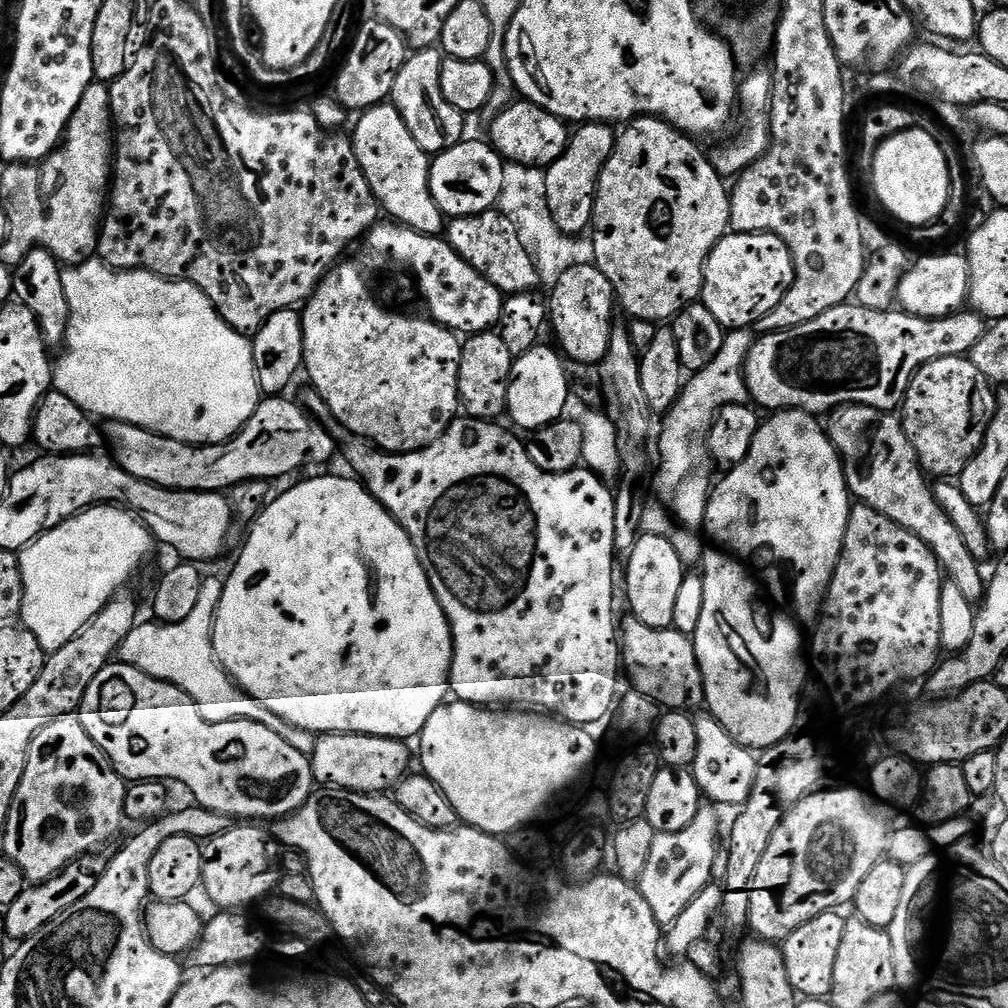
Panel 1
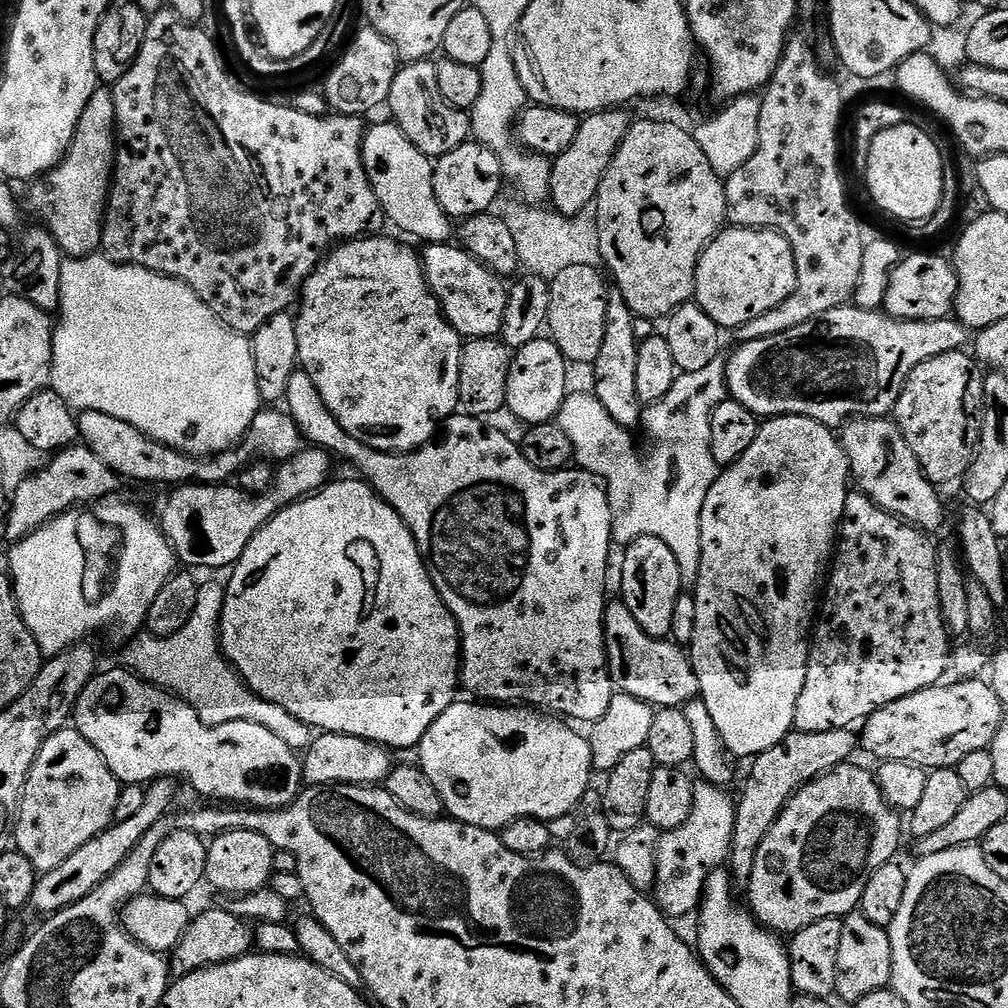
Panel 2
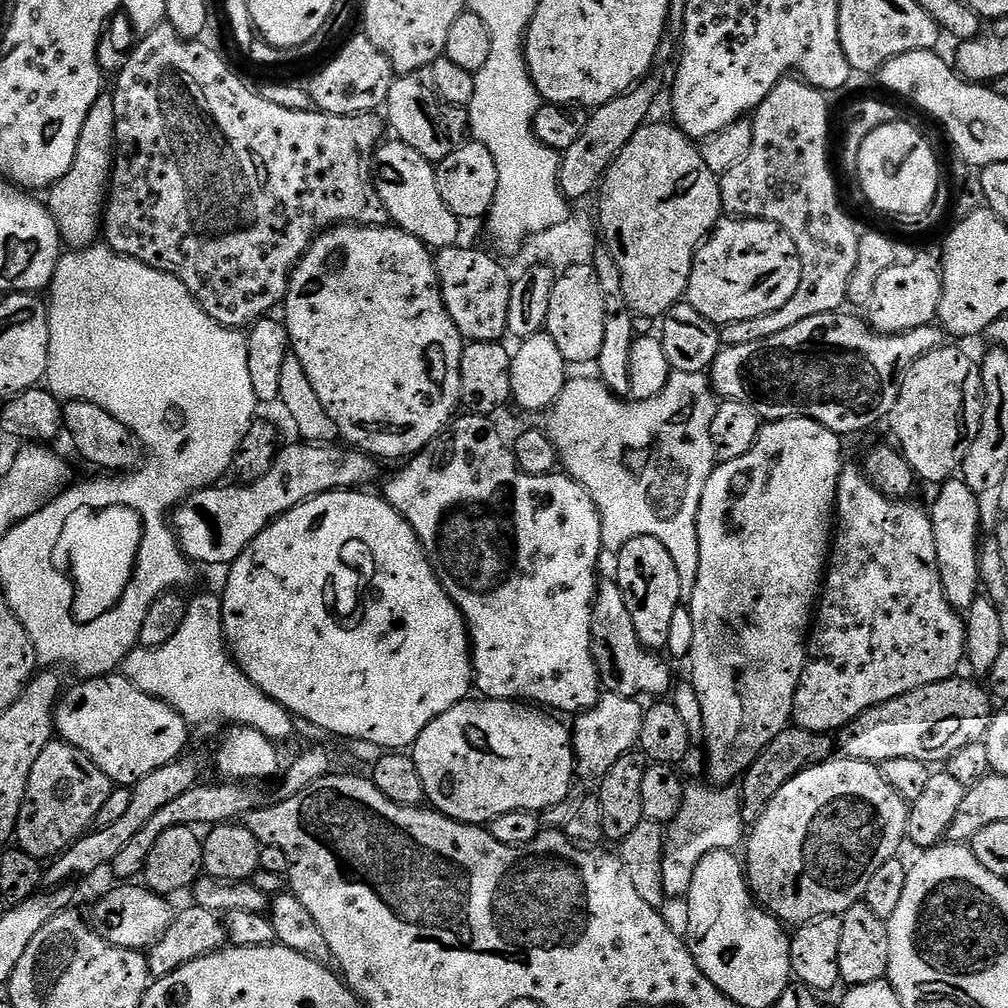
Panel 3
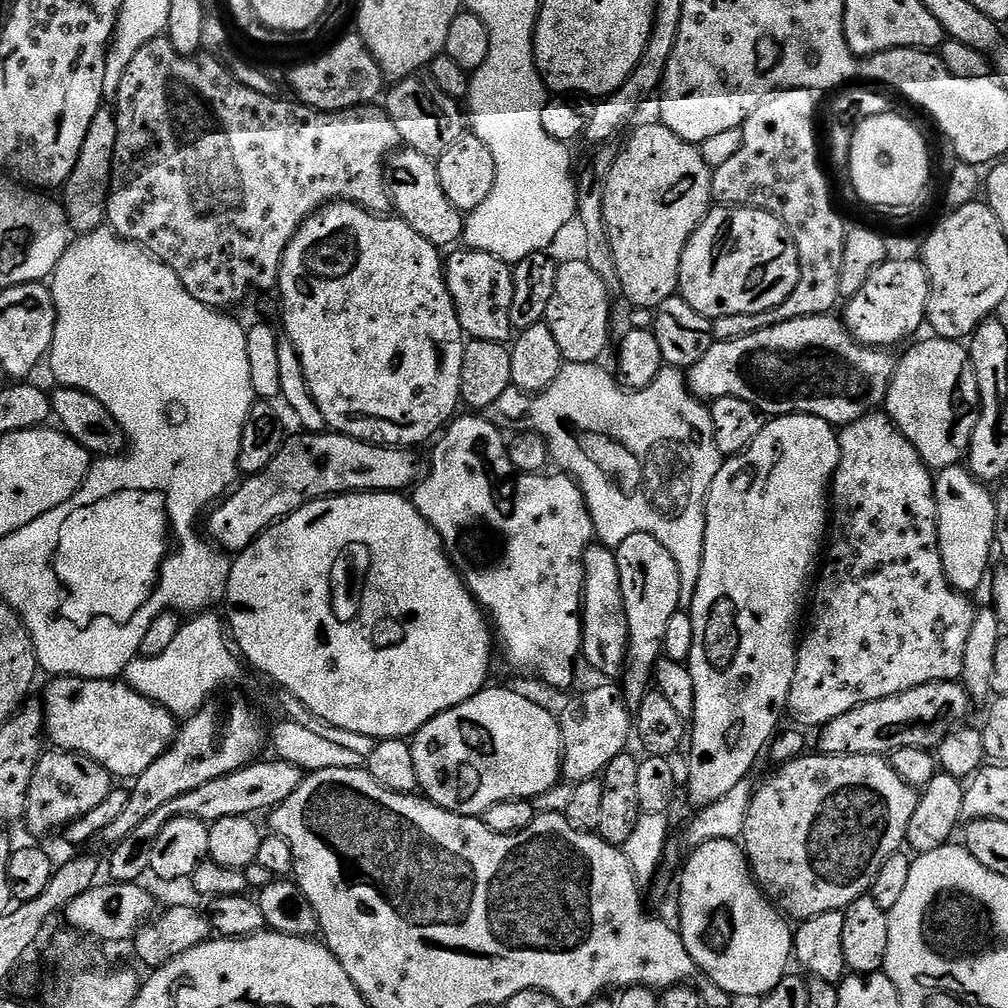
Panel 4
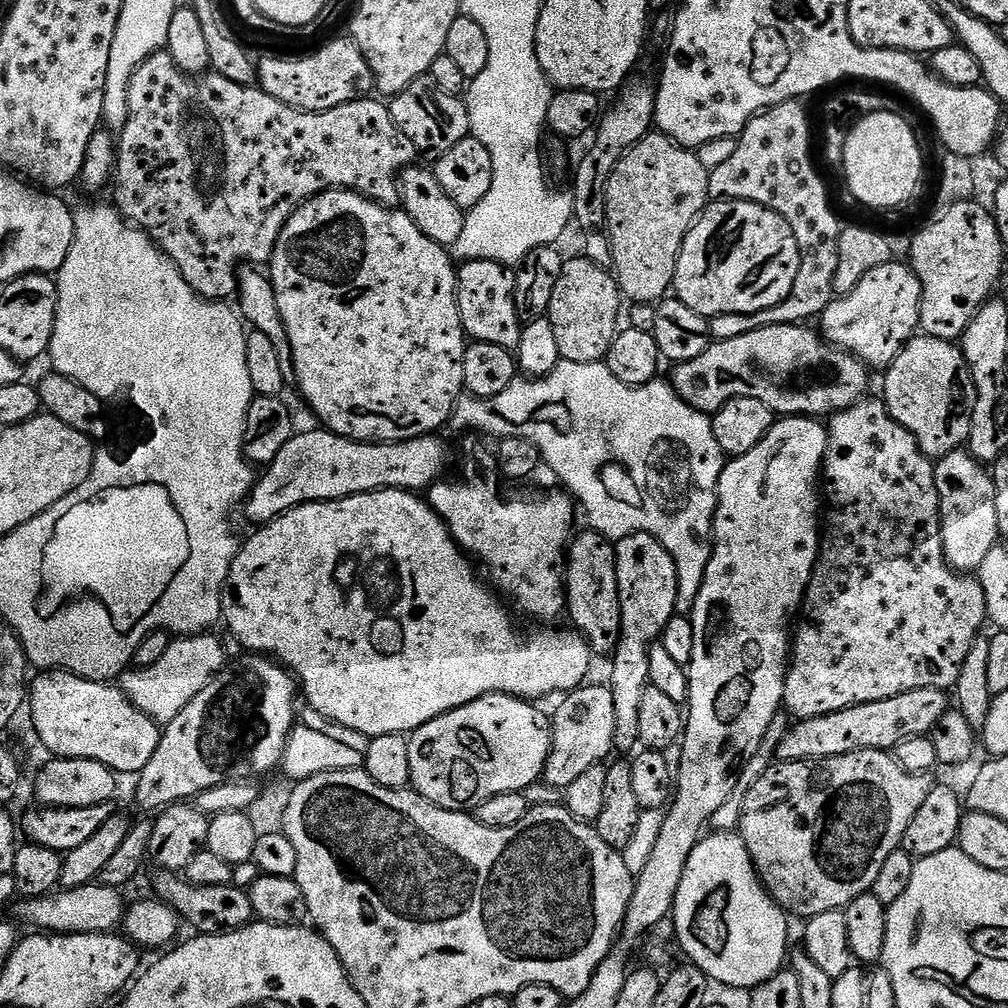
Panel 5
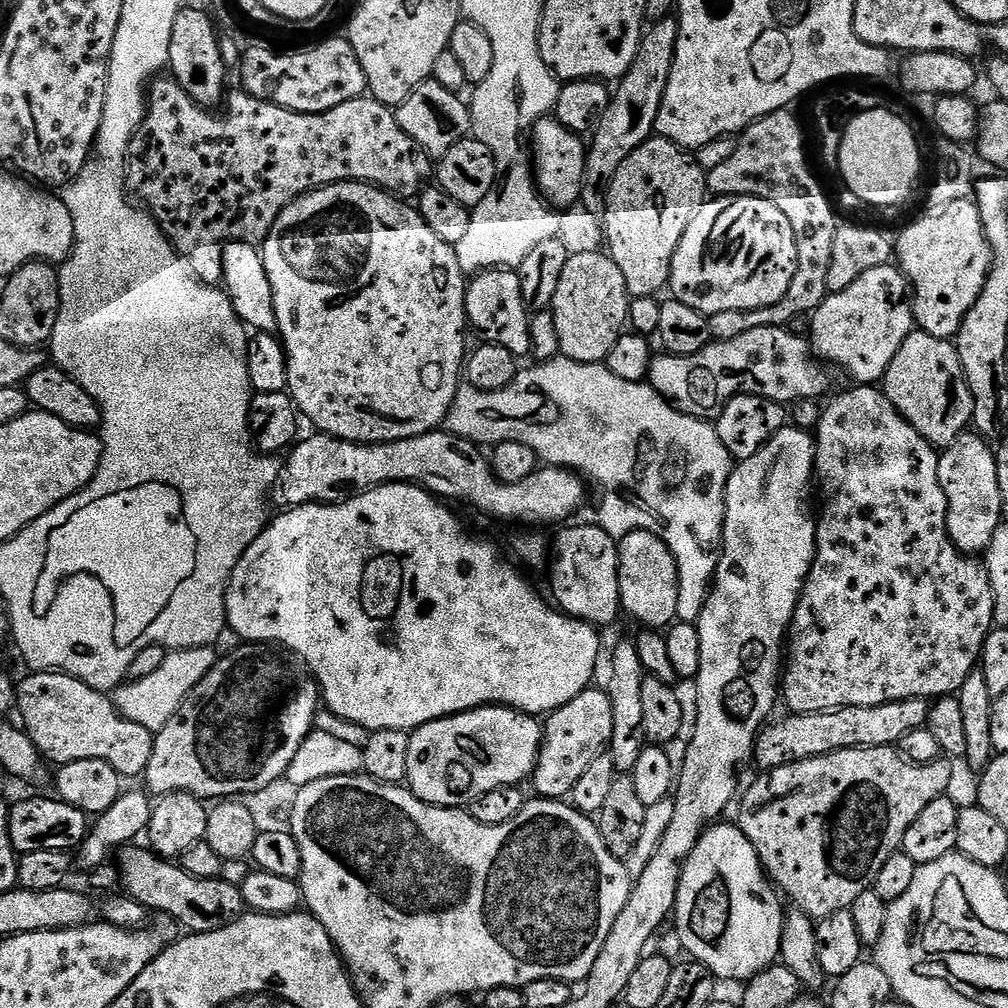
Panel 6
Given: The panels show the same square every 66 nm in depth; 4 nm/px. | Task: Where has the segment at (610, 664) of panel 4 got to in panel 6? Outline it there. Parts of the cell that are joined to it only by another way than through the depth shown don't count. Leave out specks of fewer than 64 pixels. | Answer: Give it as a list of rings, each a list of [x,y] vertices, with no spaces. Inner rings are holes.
[[[595,523],[580,524],[577,528],[564,526],[559,529],[556,541],[550,544],[550,564],[552,560],[552,596],[551,599],[558,605],[559,611],[566,616],[573,616],[576,620],[585,620],[597,629],[604,630],[607,624],[621,615],[620,587],[618,586],[618,562],[620,549],[618,542],[606,530],[602,530]]]

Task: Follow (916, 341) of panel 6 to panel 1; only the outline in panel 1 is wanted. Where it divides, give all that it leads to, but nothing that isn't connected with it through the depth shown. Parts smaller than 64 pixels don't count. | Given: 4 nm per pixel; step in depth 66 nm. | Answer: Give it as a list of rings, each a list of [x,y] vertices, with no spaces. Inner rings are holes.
[[[943,356],[924,364],[914,373],[904,396],[902,423],[904,433],[910,438],[916,457],[920,460],[920,467],[929,477],[960,477],[962,470],[975,458],[977,450],[984,442],[984,430],[988,426],[993,400],[993,389],[968,356]]]

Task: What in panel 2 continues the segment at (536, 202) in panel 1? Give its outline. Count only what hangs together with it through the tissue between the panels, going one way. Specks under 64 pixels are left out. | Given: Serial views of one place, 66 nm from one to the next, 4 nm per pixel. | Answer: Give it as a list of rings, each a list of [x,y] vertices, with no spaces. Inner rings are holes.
[[[498,200],[492,210],[502,218],[514,237],[518,263],[529,275],[540,276],[546,281],[557,277],[568,266],[590,265],[599,267],[601,258],[601,239],[598,238],[598,206],[592,200],[576,216],[563,216],[549,207],[528,206],[522,202]]]

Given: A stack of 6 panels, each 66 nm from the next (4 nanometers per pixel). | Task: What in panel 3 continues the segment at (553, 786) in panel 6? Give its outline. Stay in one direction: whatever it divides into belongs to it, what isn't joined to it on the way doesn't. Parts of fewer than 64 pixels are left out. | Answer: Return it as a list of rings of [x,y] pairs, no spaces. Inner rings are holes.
[[[605,691],[593,708],[588,708],[575,717],[576,725],[573,723],[570,731],[572,733],[572,747],[576,749],[576,771],[581,777],[599,778],[604,776],[606,770],[610,770],[610,766],[614,766],[614,762],[618,762],[618,758],[622,758],[639,745],[640,731],[645,714],[645,709],[640,708],[640,704],[639,699],[631,696]]]

